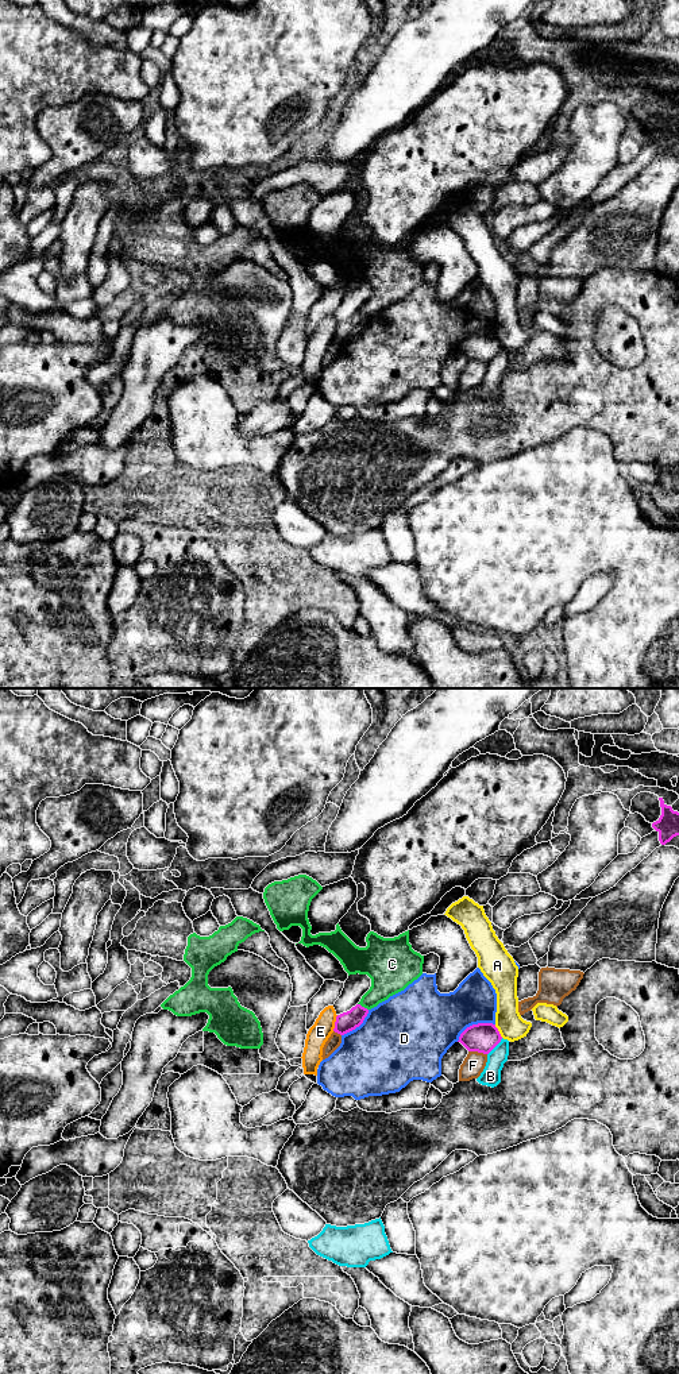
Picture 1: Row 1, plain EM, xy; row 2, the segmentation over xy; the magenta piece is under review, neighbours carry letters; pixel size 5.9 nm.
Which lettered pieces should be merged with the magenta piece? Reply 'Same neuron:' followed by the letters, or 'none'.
Same neuron: none

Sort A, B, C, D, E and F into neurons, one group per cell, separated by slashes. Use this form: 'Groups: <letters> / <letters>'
Groups: A / B / C / D / E / F

